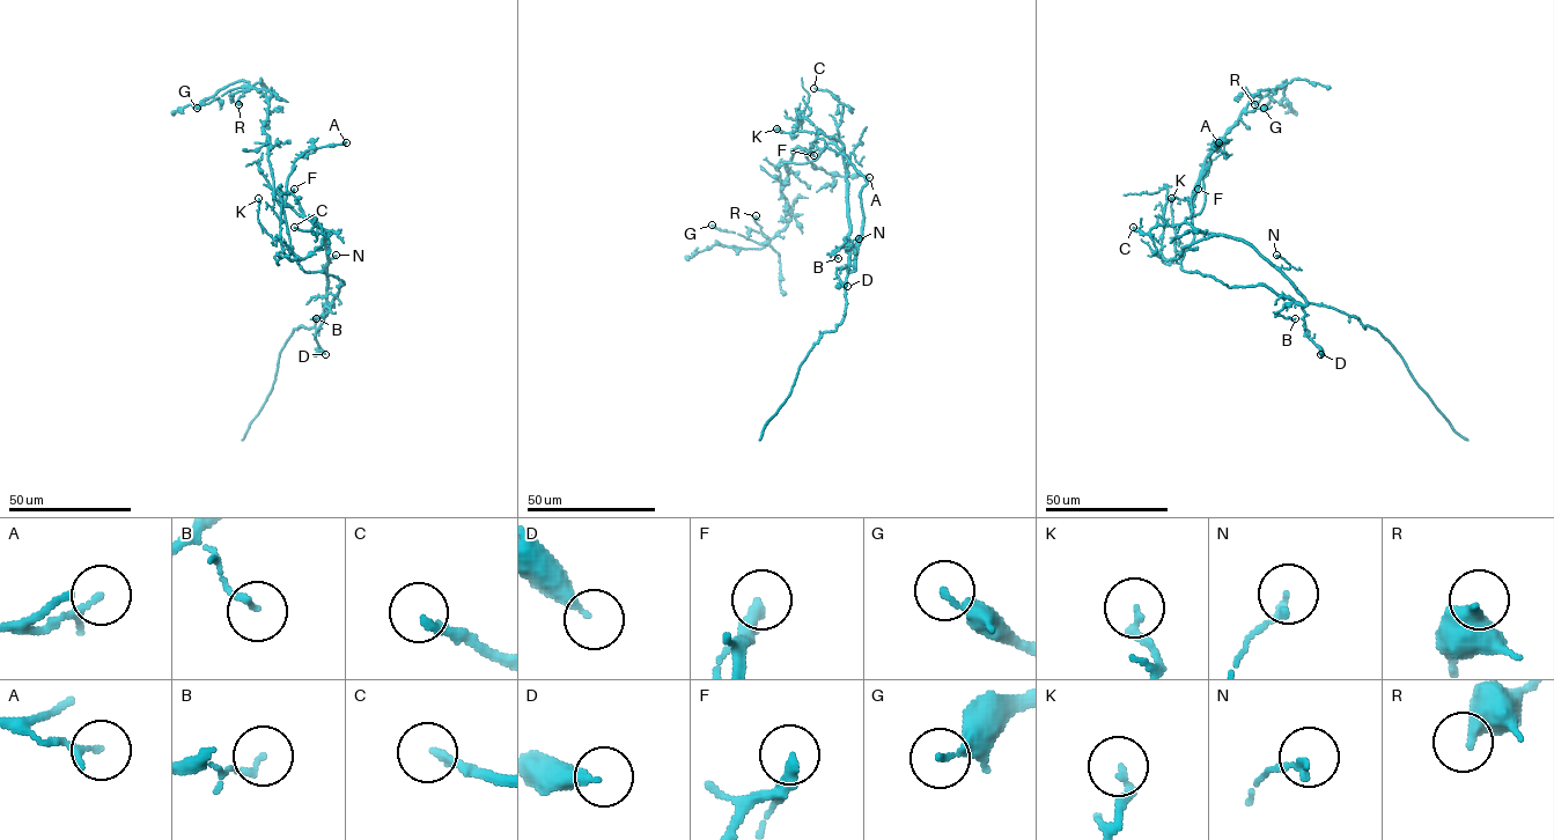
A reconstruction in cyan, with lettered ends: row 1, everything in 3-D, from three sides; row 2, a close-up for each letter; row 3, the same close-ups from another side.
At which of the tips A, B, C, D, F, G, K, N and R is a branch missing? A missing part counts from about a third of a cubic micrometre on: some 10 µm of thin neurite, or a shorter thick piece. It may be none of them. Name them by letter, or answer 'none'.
C, F

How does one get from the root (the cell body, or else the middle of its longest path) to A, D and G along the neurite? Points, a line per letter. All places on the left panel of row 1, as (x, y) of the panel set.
A: (343, 284), (324, 272), (302, 269), (292, 250), (282, 206), (287, 177), (294, 162), (310, 149), (346, 142)
D: (343, 284), (315, 336), (325, 354)
G: (343, 284), (324, 272), (306, 272), (292, 250), (263, 127), (271, 94), (238, 87), (197, 108)

